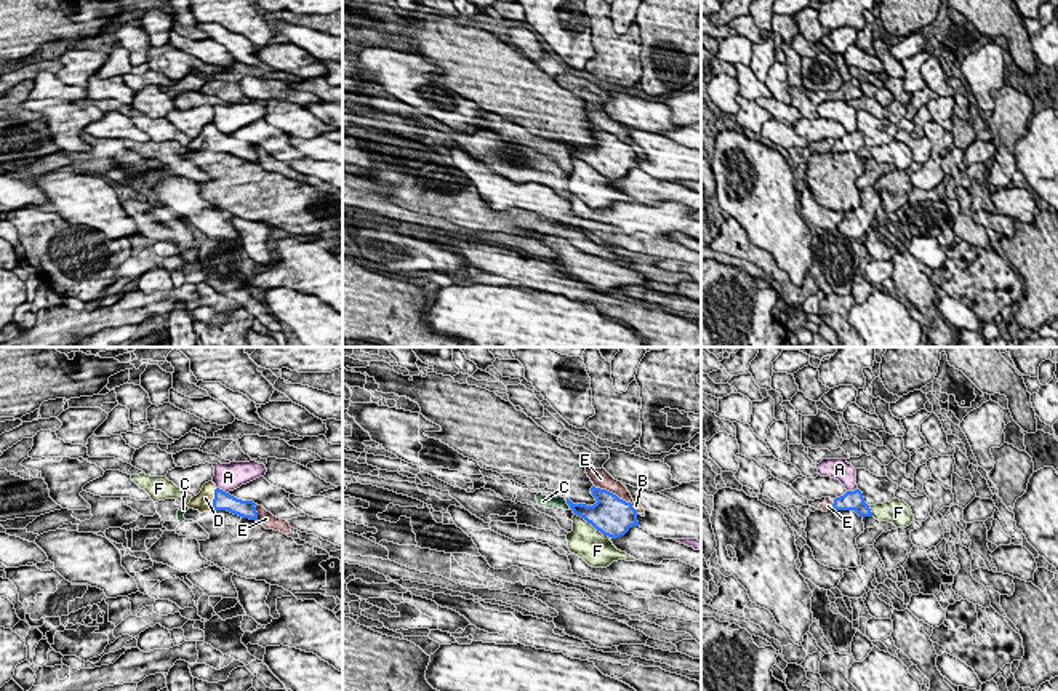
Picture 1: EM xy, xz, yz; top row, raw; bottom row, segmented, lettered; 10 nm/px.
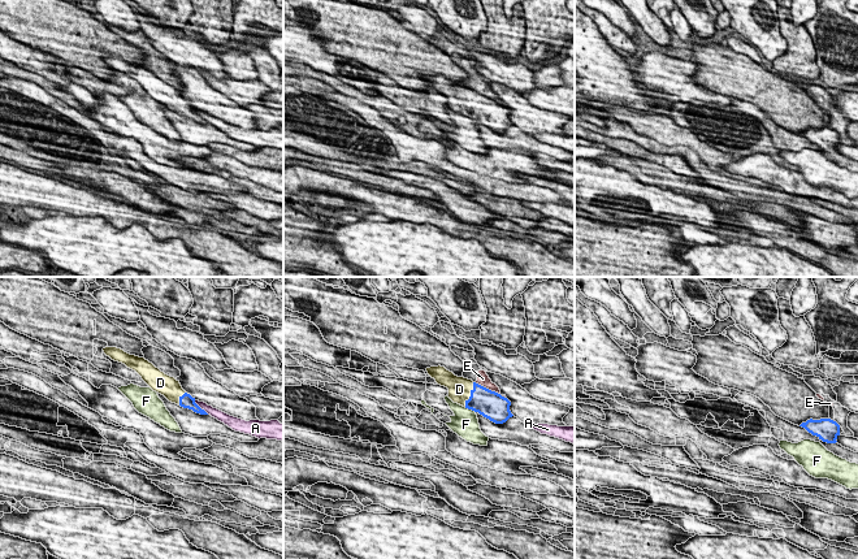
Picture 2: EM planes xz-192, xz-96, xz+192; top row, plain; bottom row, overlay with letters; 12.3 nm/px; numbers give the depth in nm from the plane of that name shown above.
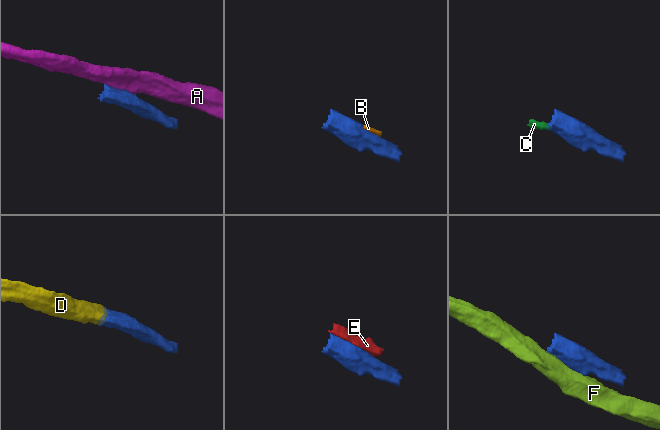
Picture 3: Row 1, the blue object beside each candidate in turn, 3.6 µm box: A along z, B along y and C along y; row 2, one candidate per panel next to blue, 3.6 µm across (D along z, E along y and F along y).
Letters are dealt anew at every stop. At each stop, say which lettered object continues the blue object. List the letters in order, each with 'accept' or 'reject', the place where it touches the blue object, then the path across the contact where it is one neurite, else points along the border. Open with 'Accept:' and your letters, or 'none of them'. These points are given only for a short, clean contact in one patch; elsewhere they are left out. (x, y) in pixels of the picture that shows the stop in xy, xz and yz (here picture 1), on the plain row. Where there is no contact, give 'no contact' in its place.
Accept: D
A: reject; meets blue in xy at (221, 131)
B: reject; meets blue in xz at (634, 151); border along xz (631, 146), (637, 155)
C: reject; meets blue in xz at (567, 144); border along xz (565, 143), (570, 149)
D: accept; meets blue in xy at (213, 141); runs through xy (223, 143), (213, 141), (204, 143)
E: reject; meets blue in xz at (612, 135)
F: reject; meets blue in xz at (593, 167)

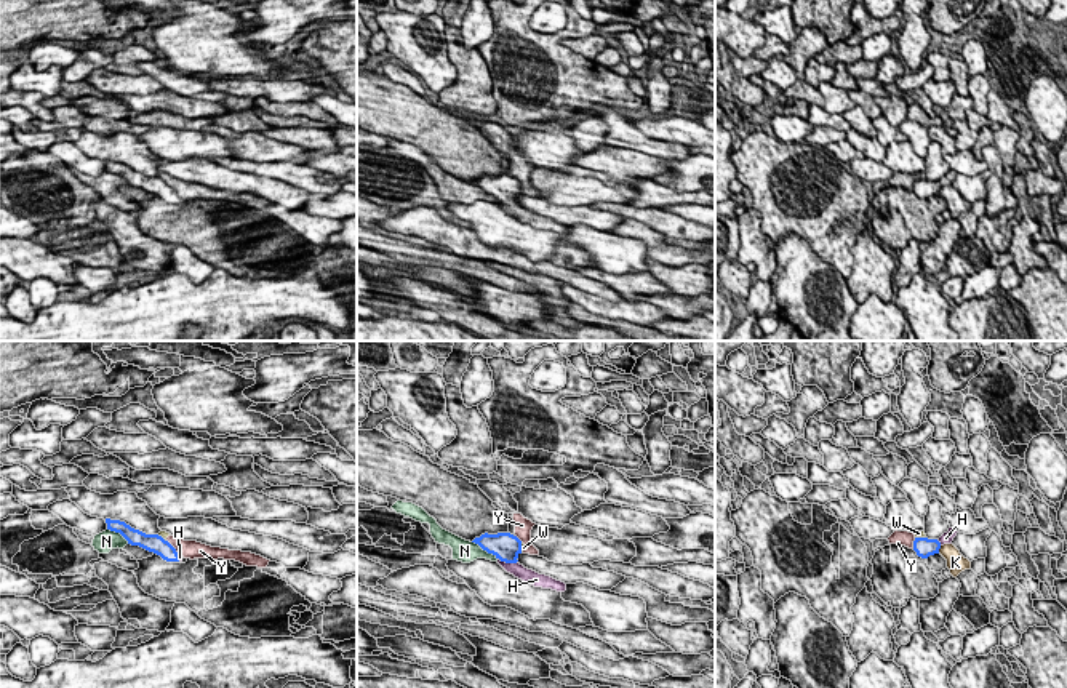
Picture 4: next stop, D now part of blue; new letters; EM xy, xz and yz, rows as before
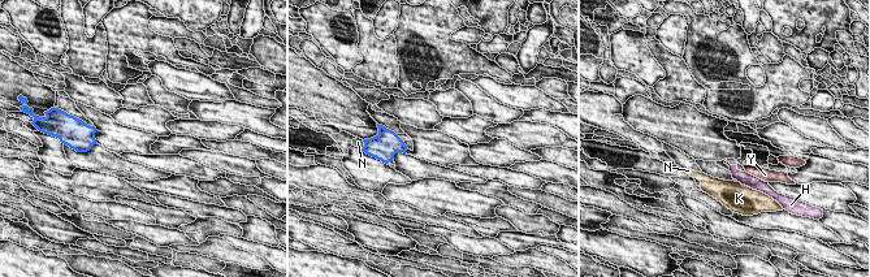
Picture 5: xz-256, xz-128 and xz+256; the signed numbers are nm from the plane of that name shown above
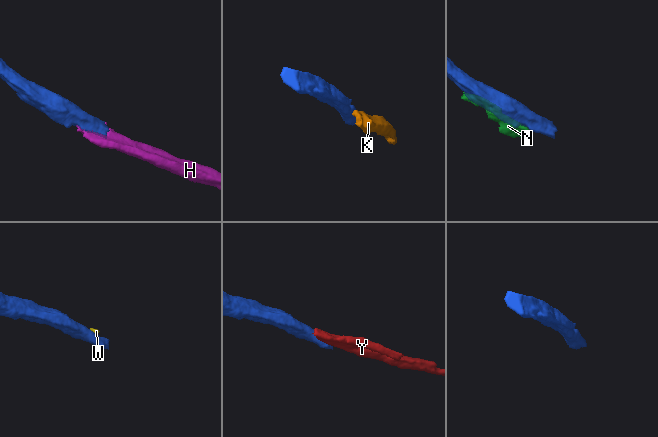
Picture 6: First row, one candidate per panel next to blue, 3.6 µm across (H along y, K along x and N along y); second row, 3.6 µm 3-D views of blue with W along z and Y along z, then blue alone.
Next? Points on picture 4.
Accept: H
H: accept; meets blue in xz at (507, 204)
K: reject; meets blue in yz at (939, 189); border along yz (941, 188), (938, 194)
N: reject; meets blue in xz at (485, 191)
W: reject; meets blue in yz at (920, 180); border along yz (915, 178), (925, 180)
Y: reject; meets blue in xy at (173, 189); border along xy (167, 181), (179, 197)

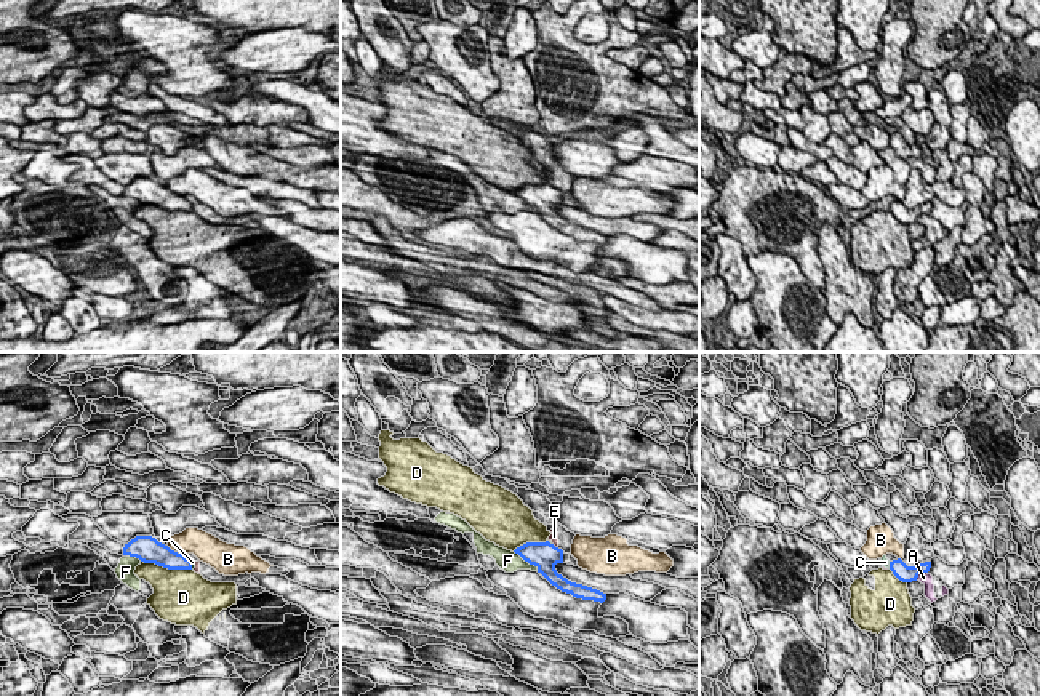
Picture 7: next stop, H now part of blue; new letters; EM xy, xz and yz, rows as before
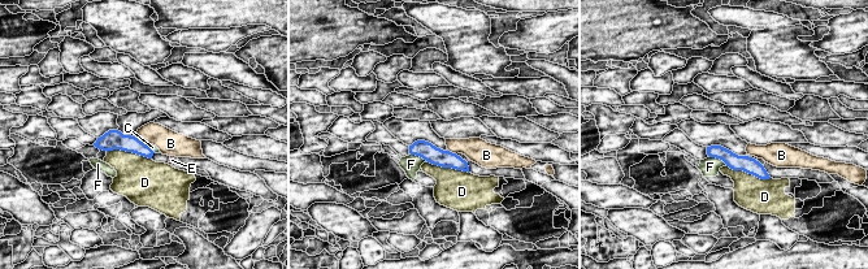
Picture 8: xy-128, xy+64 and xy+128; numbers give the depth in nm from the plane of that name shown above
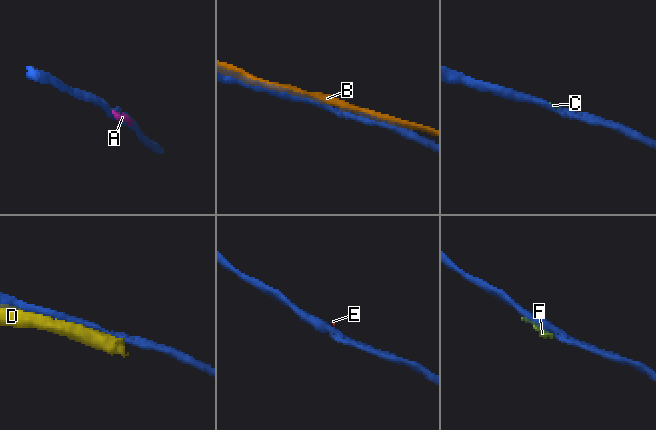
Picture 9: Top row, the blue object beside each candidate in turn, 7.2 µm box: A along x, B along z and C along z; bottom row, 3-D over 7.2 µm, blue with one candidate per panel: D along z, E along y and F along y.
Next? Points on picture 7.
Accept: none of them
A: reject; meets blue in yz at (920, 213)
B: reject; meets blue in xy at (173, 192)
C: reject; meets blue in xy at (191, 207); border along xy (191, 204), (192, 210)
D: reject; meets blue in xy at (167, 208)
E: reject; meets blue in xz at (554, 188); border along xz (552, 184), (557, 189)
F: reject; meets blue in xz at (527, 202)

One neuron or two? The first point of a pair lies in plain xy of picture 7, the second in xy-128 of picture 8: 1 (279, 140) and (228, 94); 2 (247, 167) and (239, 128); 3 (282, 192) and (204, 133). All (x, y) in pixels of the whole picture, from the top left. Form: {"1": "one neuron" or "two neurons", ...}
{"1": "one neuron", "2": "two neurons", "3": "one neuron"}

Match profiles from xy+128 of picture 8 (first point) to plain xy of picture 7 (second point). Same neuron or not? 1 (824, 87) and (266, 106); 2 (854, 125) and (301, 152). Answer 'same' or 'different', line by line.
1: same
2: same

